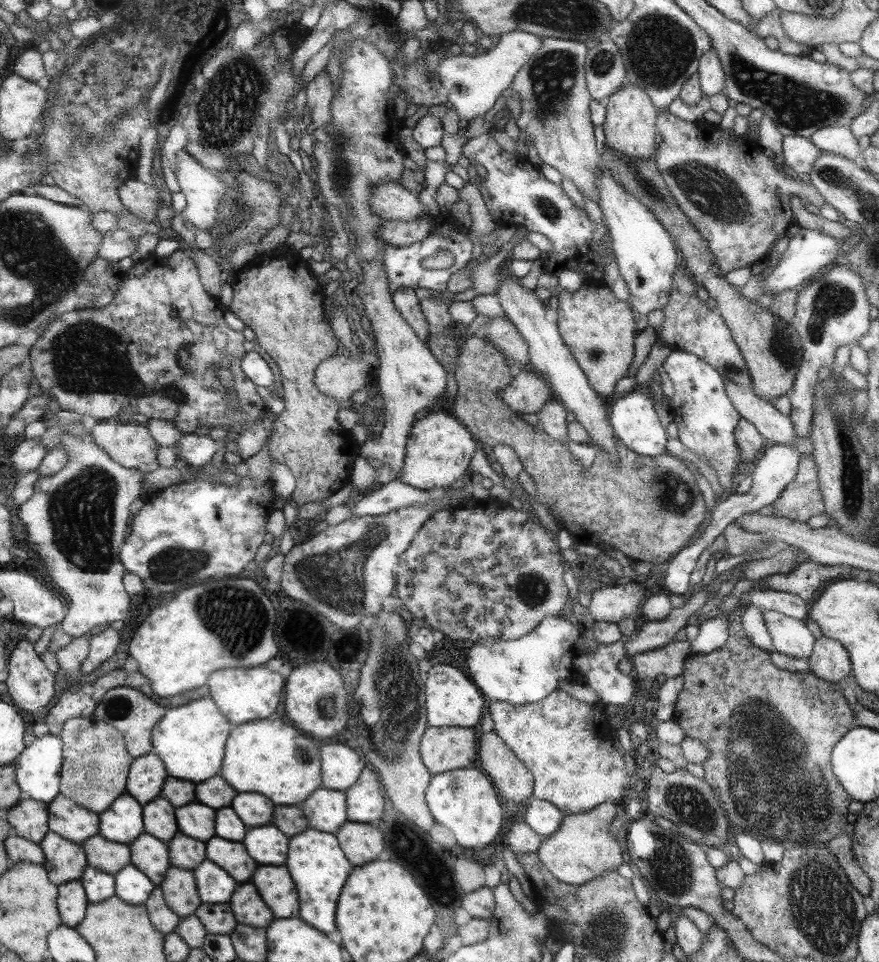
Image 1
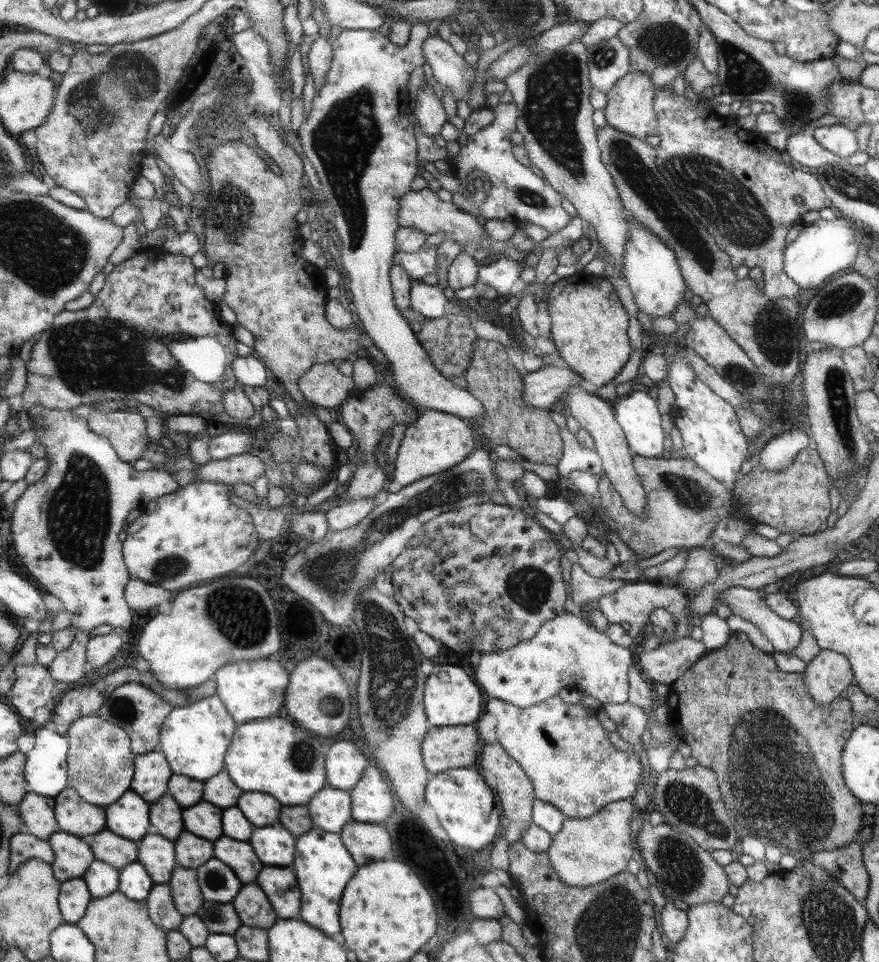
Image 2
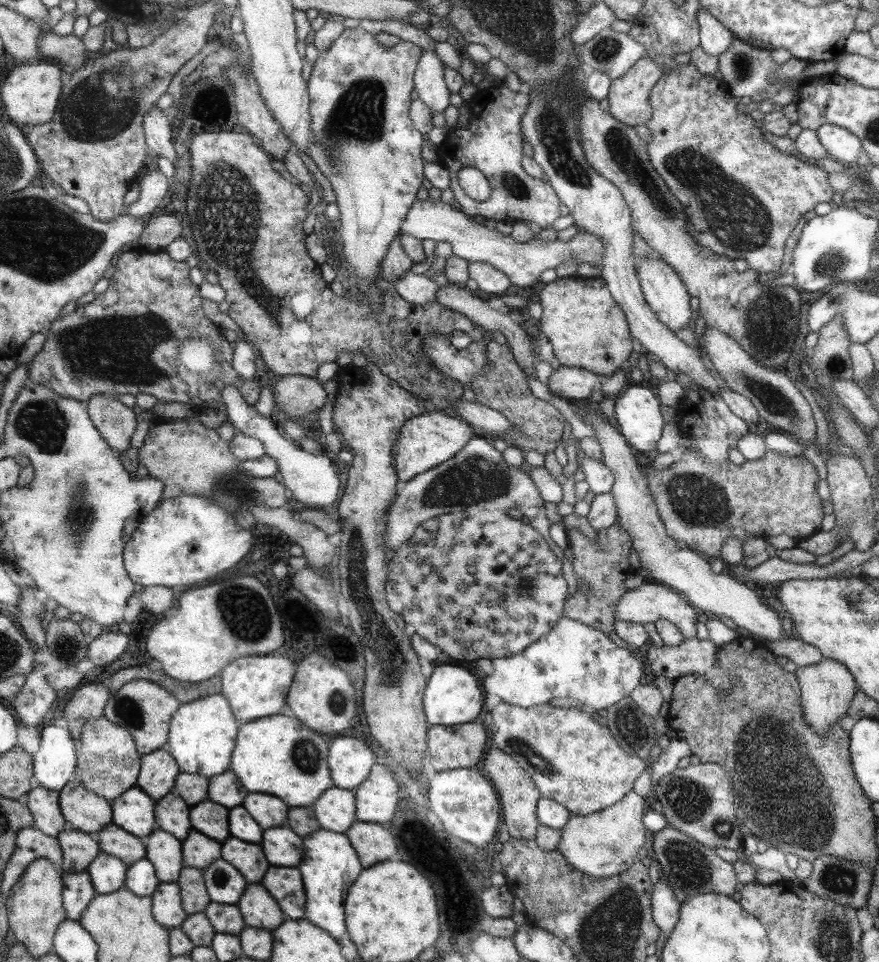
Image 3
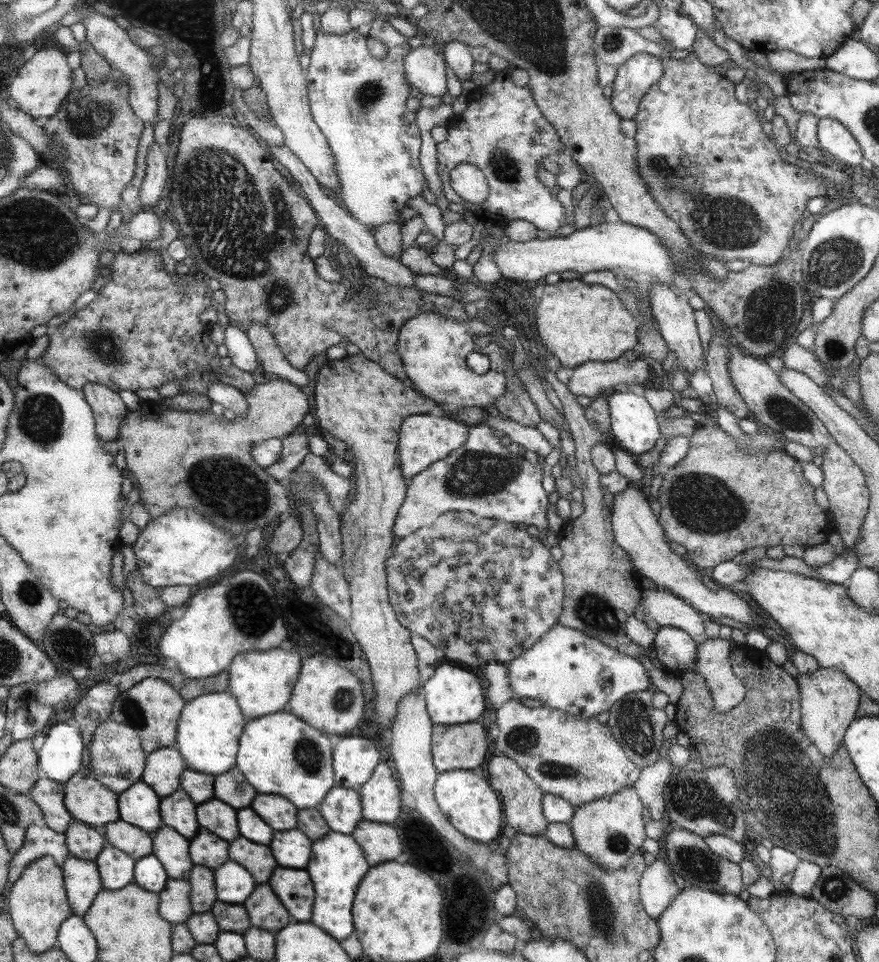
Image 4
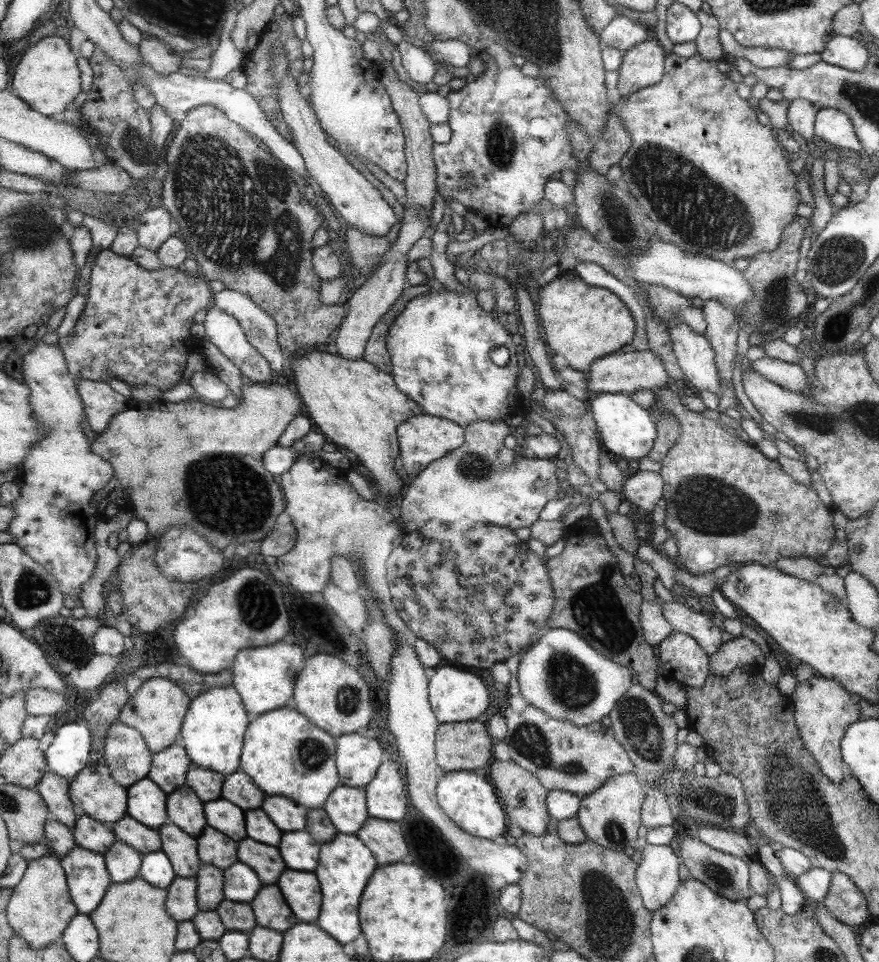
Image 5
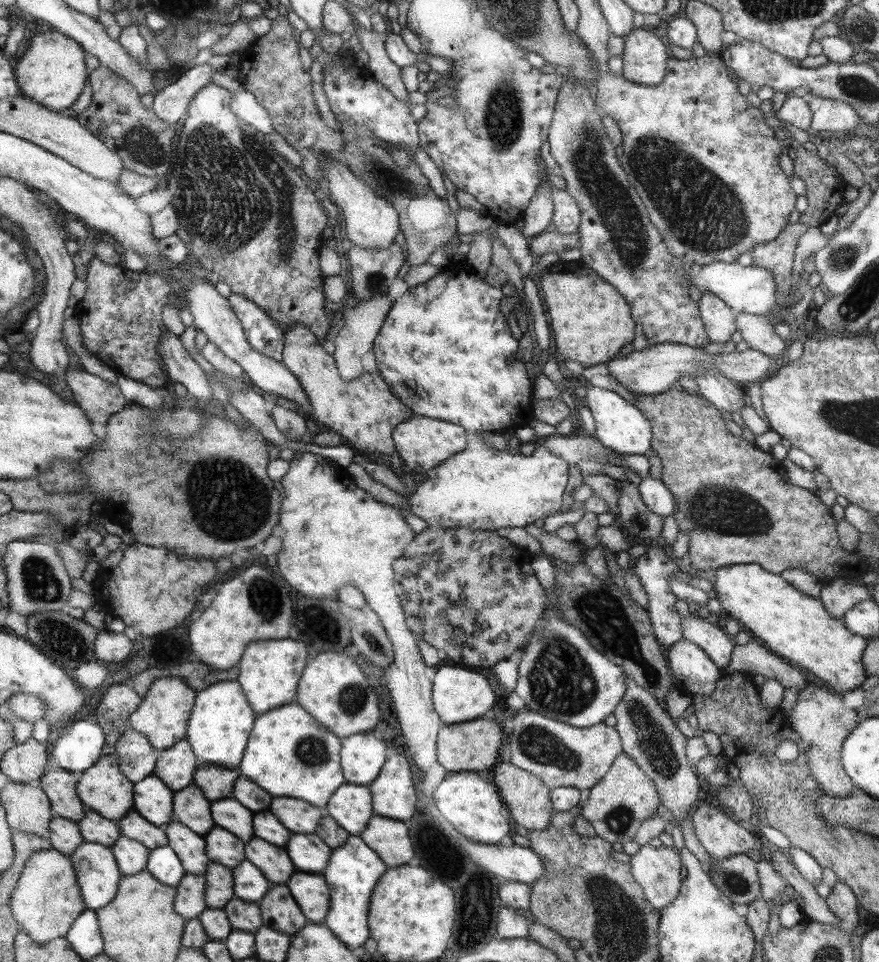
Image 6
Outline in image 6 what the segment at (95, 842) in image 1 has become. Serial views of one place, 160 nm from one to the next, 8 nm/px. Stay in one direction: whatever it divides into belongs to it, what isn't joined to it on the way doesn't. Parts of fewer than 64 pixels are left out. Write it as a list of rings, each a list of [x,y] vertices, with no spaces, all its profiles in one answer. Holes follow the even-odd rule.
[[[130,810],[128,815],[117,823],[121,827],[122,836],[145,845],[149,851],[168,844],[168,838],[162,827],[145,820],[145,817],[141,817],[138,812]]]

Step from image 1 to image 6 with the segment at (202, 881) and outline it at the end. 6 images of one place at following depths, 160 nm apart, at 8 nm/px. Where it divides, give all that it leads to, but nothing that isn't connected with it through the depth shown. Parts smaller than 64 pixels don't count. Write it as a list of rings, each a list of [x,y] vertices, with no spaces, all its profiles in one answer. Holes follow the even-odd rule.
[[[244,859],[232,869],[234,880],[234,897],[242,901],[256,903],[267,894],[271,882],[264,873]]]

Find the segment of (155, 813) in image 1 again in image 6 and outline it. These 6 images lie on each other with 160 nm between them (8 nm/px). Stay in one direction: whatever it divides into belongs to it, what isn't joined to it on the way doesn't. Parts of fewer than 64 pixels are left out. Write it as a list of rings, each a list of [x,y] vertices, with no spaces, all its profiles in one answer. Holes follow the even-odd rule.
[[[191,785],[173,795],[173,816],[193,833],[205,836],[215,824],[209,812],[210,802],[203,798],[201,790]]]

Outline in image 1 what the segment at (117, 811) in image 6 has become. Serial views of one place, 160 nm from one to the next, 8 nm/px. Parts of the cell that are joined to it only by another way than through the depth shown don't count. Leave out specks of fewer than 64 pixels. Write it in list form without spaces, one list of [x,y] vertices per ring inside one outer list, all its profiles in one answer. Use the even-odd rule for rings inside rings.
[[[63,794],[49,803],[49,817],[51,832],[80,845],[100,832],[100,814],[79,806]]]

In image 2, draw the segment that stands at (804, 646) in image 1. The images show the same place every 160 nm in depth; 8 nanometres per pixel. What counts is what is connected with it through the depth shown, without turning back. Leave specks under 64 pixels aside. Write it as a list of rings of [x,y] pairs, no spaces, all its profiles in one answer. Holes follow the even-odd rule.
[[[732,586],[719,591],[716,594],[716,600],[717,602],[725,602],[727,608],[731,610],[731,614],[735,614],[735,616],[743,618],[745,622],[751,622],[753,626],[756,626],[761,634],[771,642],[774,652],[789,653],[797,646],[803,629],[796,620],[785,620],[784,617],[777,616],[777,613],[774,613],[768,605],[763,604],[763,600],[757,596],[757,590]]]

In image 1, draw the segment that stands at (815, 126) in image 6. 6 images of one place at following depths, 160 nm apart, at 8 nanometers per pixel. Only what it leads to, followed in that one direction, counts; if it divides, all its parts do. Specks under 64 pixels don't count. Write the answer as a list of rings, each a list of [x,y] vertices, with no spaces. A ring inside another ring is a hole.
[[[836,124],[820,128],[808,136],[808,139],[818,149],[838,154],[850,161],[861,152],[857,138],[852,135],[850,129]]]

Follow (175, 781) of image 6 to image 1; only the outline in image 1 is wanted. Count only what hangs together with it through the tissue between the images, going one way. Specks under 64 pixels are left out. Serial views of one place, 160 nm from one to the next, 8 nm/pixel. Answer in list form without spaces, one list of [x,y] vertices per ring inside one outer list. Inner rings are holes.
[[[155,753],[134,758],[128,772],[126,794],[135,798],[143,807],[160,797],[167,778],[164,761]]]

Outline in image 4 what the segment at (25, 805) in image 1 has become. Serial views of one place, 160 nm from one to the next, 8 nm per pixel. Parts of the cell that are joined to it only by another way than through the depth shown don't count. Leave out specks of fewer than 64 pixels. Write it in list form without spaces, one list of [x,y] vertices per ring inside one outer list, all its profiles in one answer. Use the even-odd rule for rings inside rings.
[[[43,775],[29,794],[43,810],[46,824],[59,834],[67,834],[75,818],[65,805],[66,784]]]

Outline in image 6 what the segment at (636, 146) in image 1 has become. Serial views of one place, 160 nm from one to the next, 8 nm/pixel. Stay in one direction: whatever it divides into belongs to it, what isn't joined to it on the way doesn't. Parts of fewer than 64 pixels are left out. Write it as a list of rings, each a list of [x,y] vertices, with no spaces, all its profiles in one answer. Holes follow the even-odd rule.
[[[631,29],[624,36],[622,74],[637,85],[657,86],[665,74],[669,54],[651,30]]]

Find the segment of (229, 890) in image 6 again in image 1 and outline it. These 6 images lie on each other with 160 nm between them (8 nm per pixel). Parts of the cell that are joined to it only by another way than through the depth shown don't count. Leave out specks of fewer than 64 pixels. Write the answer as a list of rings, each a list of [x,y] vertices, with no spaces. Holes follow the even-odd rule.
[[[170,866],[158,886],[168,908],[179,918],[194,915],[202,903],[196,889],[195,874],[189,869]]]

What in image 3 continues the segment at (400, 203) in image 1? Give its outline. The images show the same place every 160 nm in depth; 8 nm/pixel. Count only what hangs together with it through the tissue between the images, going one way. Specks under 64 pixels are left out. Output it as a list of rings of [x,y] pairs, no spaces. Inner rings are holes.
[[[428,199],[418,200],[409,207],[404,222],[401,223],[399,233],[409,235],[419,240],[433,240],[435,243],[446,242],[451,245],[453,254],[467,262],[485,262],[495,270],[502,272],[511,284],[522,290],[529,289],[533,282],[539,279],[543,270],[555,268],[562,262],[574,260],[576,264],[589,264],[589,266],[601,265],[604,256],[602,240],[593,233],[578,231],[565,242],[539,241],[533,238],[524,243],[515,242],[501,228],[487,229],[485,225],[477,224],[463,212],[456,211],[450,205],[441,201],[431,202]]]

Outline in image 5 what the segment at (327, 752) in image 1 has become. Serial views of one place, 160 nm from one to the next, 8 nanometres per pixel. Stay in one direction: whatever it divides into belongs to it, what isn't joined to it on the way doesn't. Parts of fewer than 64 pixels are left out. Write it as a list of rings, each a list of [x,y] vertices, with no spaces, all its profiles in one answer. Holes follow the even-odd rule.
[[[347,734],[337,737],[336,747],[341,786],[361,789],[372,783],[382,763],[381,746],[361,734]]]

